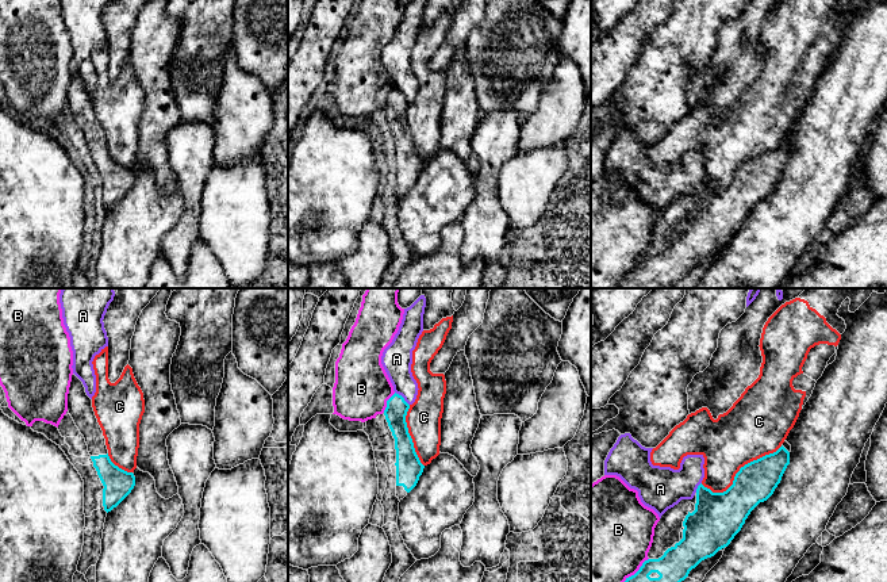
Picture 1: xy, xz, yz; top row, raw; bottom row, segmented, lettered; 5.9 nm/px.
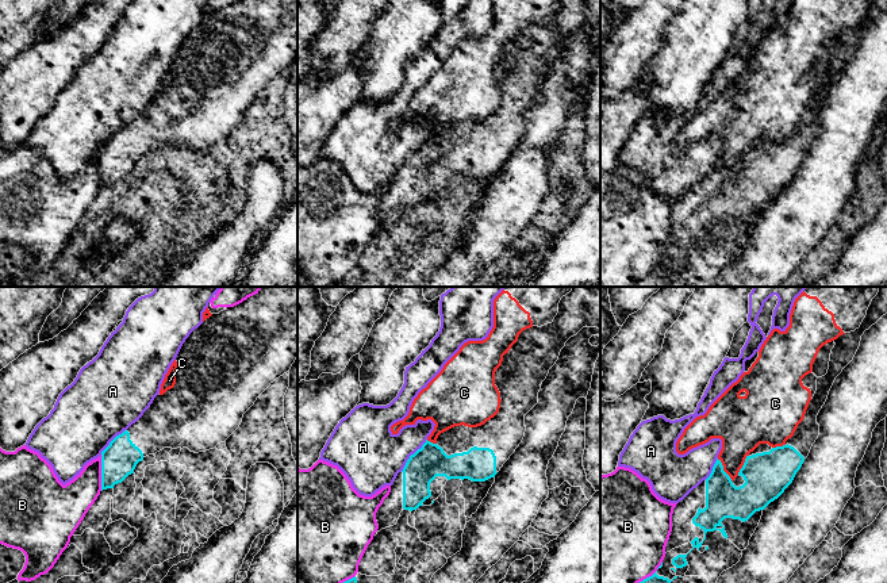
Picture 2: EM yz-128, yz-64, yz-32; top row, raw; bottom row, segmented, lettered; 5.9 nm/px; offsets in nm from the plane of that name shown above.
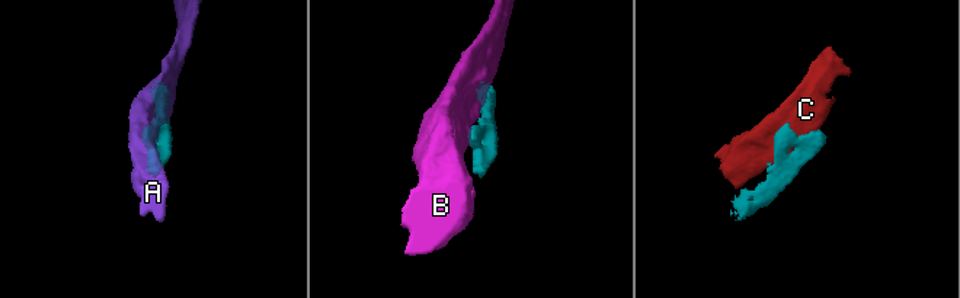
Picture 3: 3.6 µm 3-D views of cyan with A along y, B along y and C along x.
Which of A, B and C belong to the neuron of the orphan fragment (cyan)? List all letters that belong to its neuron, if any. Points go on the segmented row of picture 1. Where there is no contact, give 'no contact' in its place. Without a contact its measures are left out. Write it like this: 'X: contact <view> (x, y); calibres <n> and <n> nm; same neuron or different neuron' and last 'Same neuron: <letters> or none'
A: contact xz (403, 398); calibres 130 and 180 nm; different neuron
B: contact xz (387, 402); calibres 130 and 320 nm; different neuron
C: contact yz (738, 471); calibres 240 and 360 nm; different neuron
Same neuron: none

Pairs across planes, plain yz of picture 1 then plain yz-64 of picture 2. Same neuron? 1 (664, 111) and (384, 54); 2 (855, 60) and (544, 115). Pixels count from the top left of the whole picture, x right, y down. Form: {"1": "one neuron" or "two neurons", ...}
{"1": "one neuron", "2": "one neuron"}

